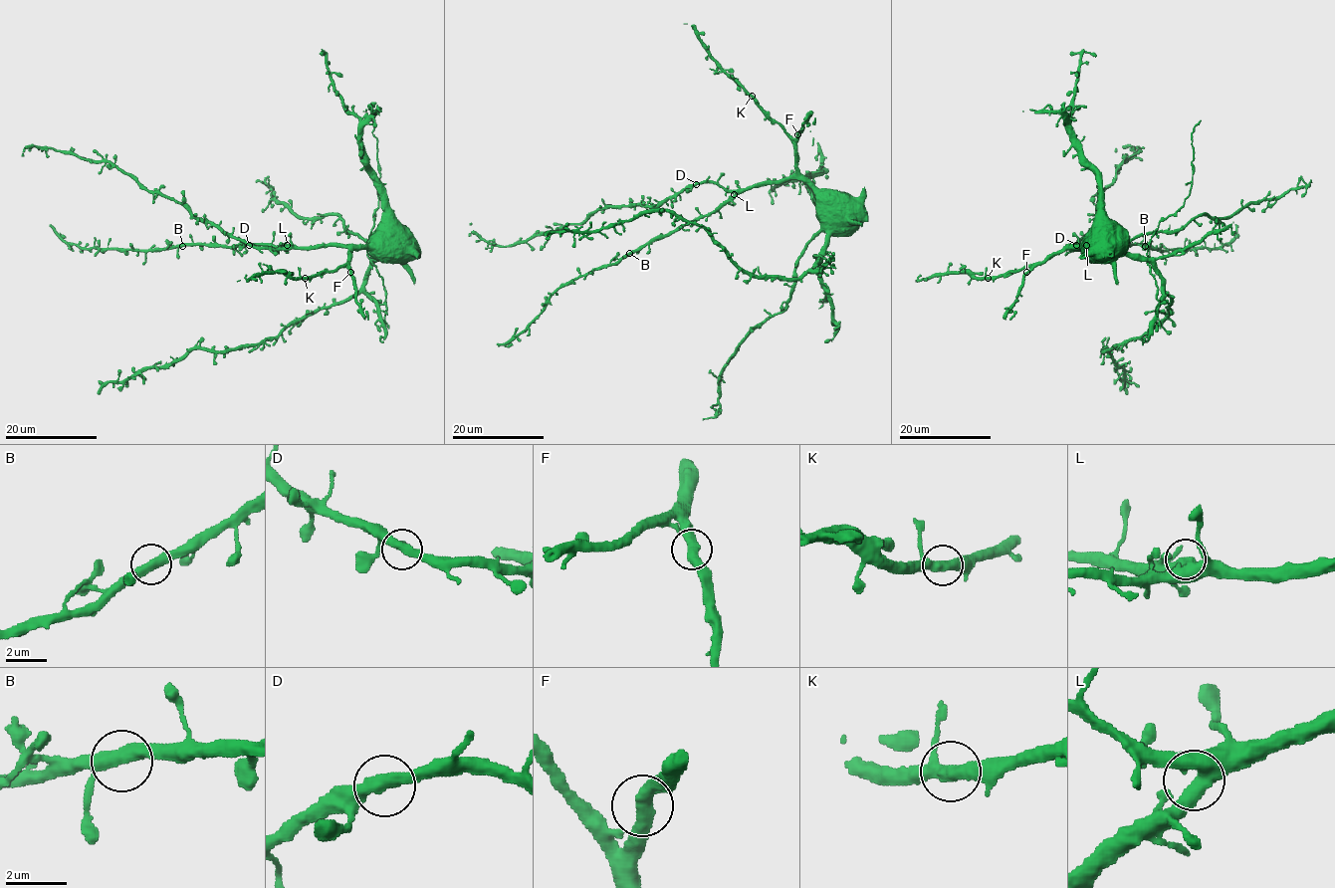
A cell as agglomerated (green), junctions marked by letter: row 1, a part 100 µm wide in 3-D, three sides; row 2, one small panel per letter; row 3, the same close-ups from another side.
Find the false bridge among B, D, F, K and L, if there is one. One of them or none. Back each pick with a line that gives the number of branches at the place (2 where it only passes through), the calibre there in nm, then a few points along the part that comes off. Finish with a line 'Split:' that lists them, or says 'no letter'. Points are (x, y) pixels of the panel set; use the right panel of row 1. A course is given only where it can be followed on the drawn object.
Split: no letter

